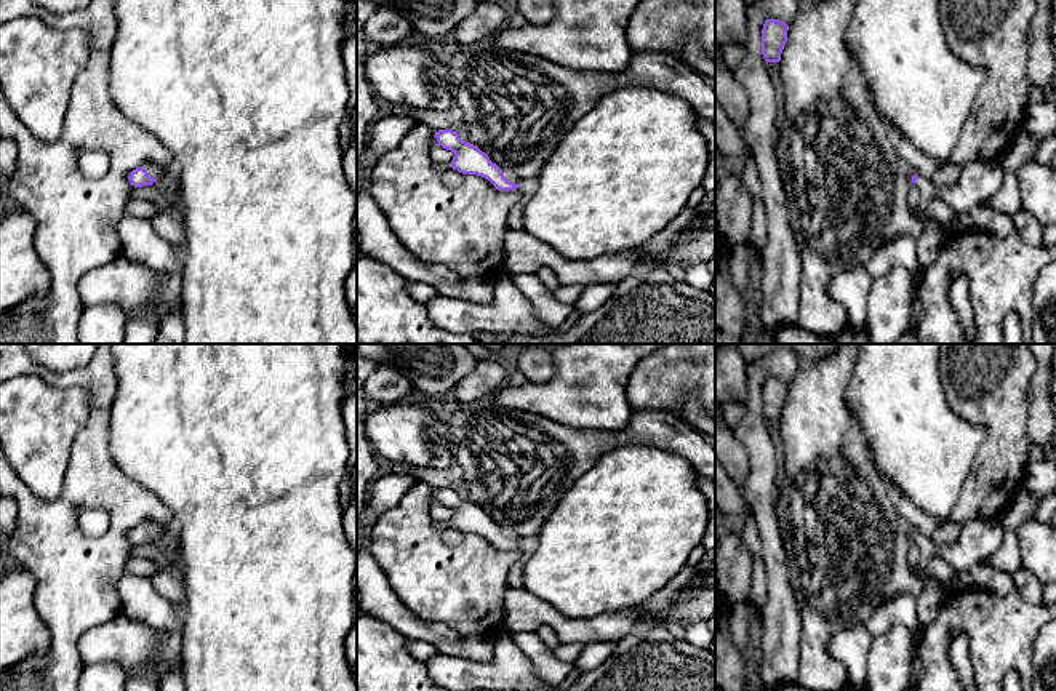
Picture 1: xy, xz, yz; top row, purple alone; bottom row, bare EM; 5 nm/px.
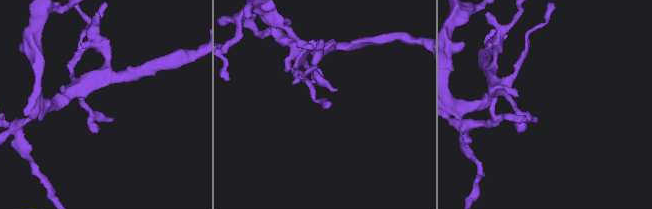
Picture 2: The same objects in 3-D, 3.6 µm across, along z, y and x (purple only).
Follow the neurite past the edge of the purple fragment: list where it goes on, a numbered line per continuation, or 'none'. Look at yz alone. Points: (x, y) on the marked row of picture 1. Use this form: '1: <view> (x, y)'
1: yz (978, 181)

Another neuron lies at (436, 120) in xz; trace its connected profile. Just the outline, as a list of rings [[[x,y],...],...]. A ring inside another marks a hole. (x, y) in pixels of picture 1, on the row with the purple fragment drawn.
[[[395,104],[392,115],[406,114],[413,115],[418,123],[429,126],[432,131],[448,128],[456,131],[462,141],[474,144],[464,122],[456,114],[456,110],[434,112],[430,109],[413,109],[403,104]]]

